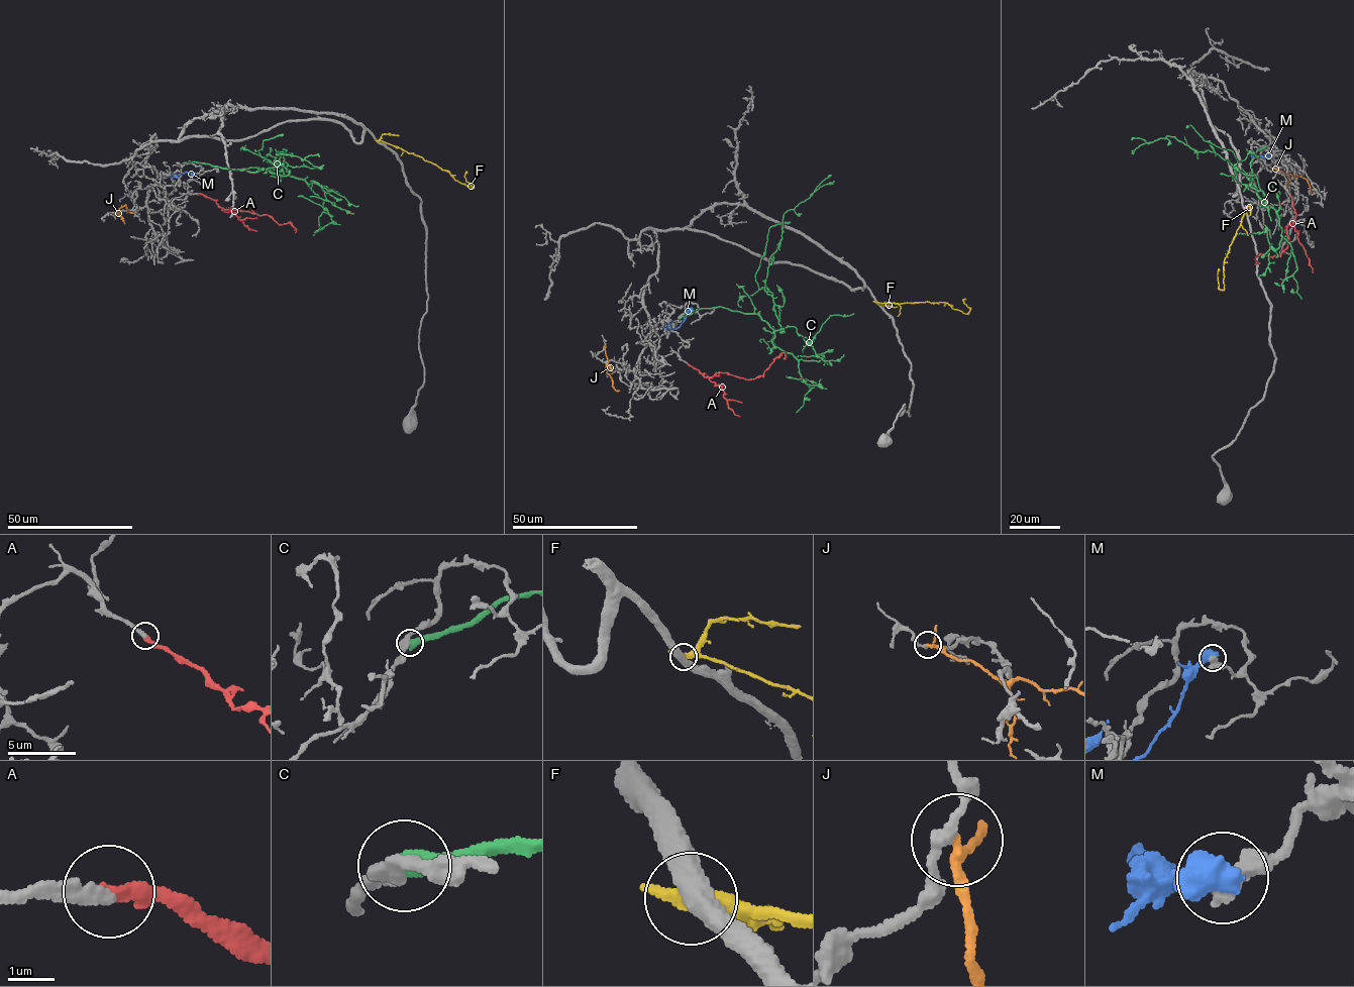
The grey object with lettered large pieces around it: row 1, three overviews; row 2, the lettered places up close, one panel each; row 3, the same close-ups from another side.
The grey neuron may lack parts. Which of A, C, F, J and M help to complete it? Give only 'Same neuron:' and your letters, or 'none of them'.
Same neuron: A

